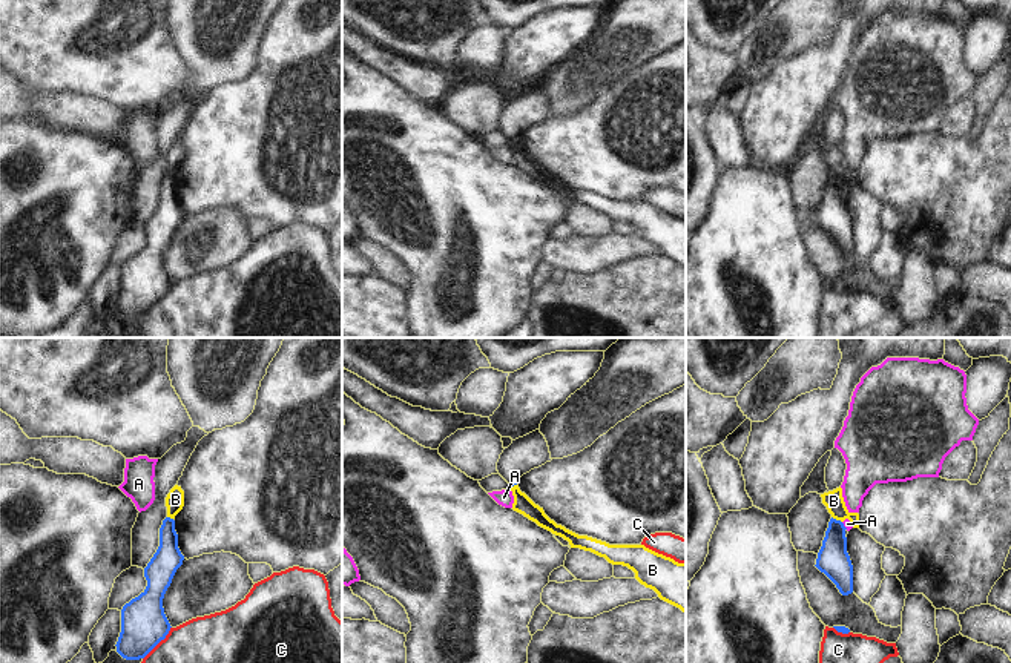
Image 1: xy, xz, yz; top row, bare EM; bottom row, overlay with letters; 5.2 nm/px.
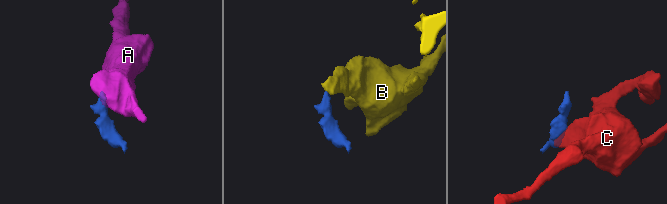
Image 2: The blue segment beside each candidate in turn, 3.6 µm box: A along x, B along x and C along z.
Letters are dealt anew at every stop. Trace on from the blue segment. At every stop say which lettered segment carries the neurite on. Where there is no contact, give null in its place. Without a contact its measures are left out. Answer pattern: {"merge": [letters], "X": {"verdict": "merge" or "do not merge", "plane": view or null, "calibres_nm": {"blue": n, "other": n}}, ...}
{"merge": [], "A": {"verdict": "do not merge", "plane": "yz", "calibres_nm": {"blue": 170, "other": 50}}, "B": {"verdict": "do not merge", "plane": "yz", "calibres_nm": {"blue": 170, "other": 100}}, "C": {"verdict": "do not merge", "plane": "xy", "calibres_nm": {"blue": 240, "other": 500}}}

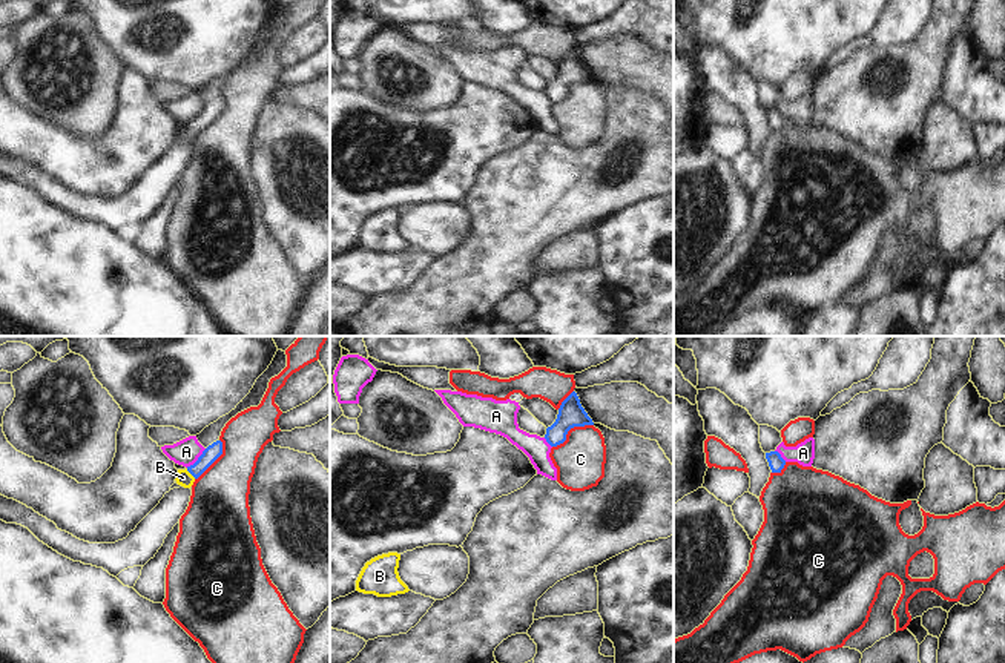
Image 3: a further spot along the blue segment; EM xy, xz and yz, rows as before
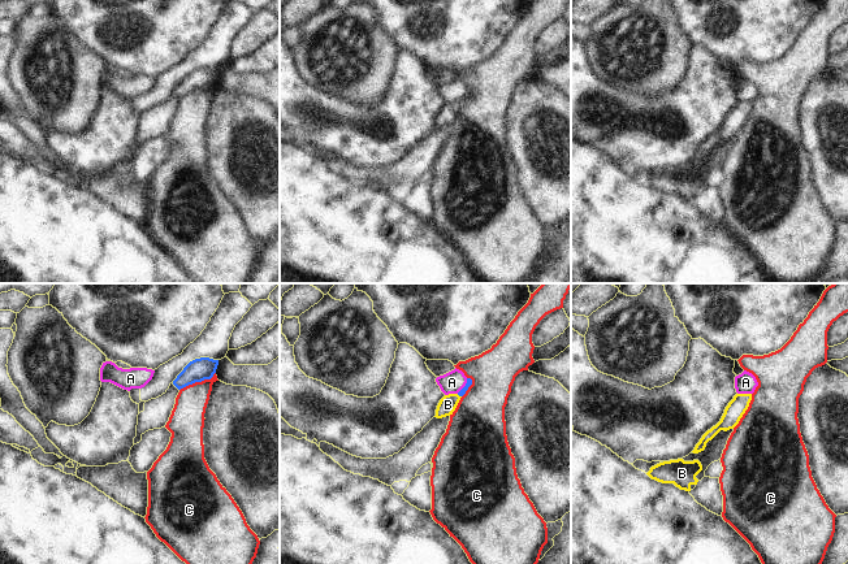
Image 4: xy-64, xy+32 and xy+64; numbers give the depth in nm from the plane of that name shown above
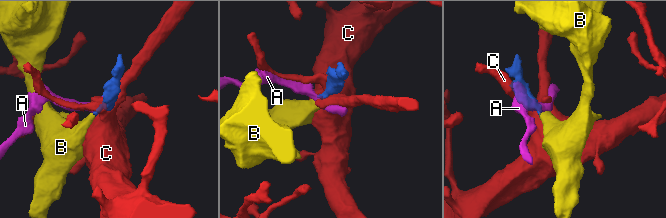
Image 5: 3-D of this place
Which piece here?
{"merge": ["B"], "A": {"verdict": "do not merge", "plane": "xy", "calibres_nm": {"blue": 80, "other": 140}}, "B": {"verdict": "merge", "plane": "xy", "calibres_nm": {"blue": 80, "other": 80}}, "C": {"verdict": "do not merge", "plane": "xz", "calibres_nm": {"blue": 140, "other": 260}}}

